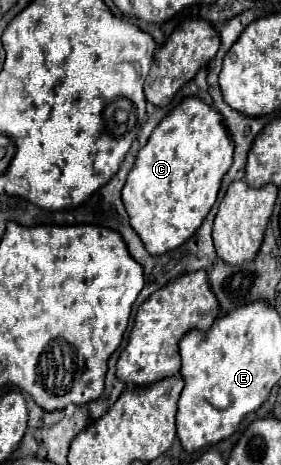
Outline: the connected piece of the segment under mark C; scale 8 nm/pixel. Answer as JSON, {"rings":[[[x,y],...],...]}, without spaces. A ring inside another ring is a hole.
{"rings":[[[185,97],[153,129],[123,187],[129,223],[149,253],[161,255],[177,249],[197,231],[217,199],[223,175],[233,163],[233,147],[223,117],[199,97]]]}

